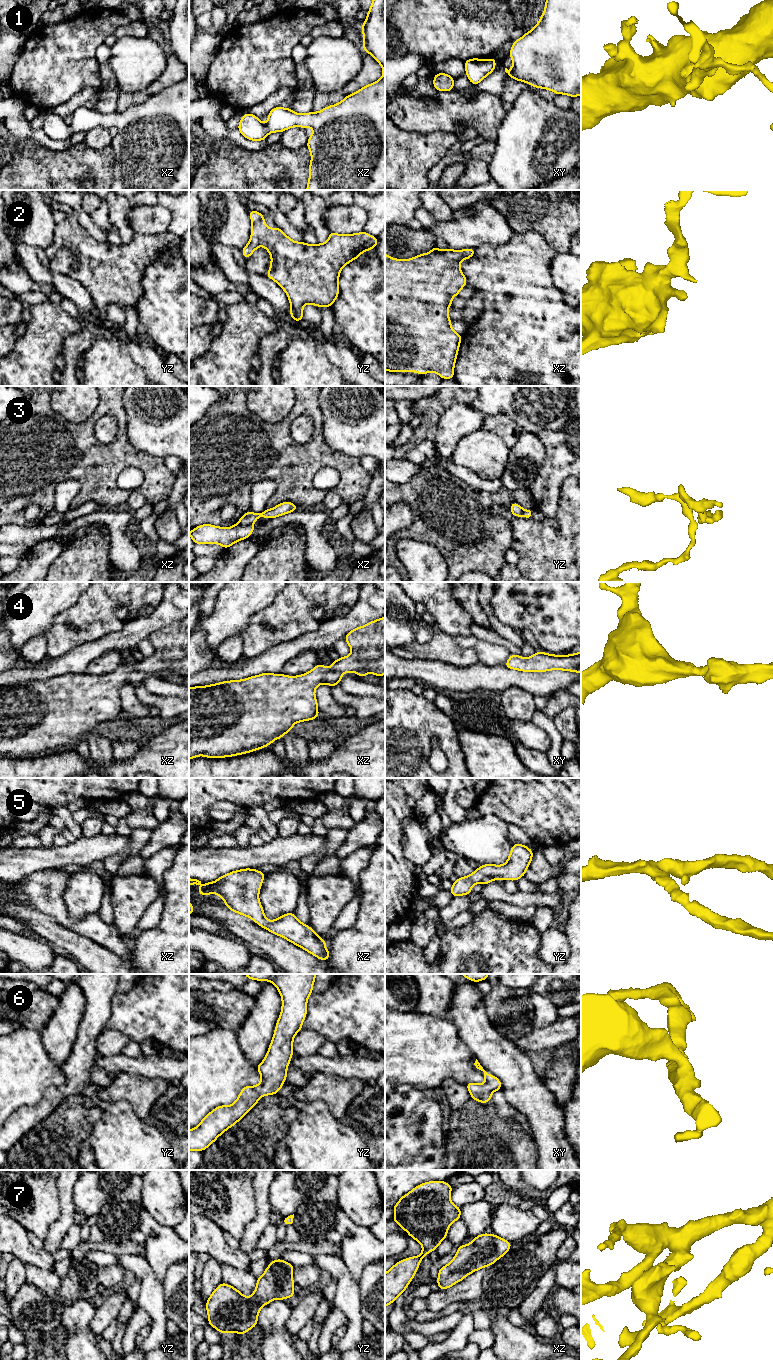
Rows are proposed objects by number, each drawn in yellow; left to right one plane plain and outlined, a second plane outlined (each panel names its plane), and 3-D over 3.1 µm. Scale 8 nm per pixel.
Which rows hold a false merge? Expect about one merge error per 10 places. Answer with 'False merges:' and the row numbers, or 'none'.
False merges: 3

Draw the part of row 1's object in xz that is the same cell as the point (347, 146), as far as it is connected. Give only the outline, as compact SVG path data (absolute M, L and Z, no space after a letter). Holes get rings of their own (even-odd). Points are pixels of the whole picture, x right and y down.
M373 0L365 22L361 25L364 52L371 54L382 66L383 76L364 86L341 102L321 111L299 114L290 108L275 107L268 114L265 124L253 114L245 113L238 125L240 133L251 141L262 141L269 133L281 133L292 127L311 127L312 135L307 142L310 150L309 180L306 190L385 190L385 0Z

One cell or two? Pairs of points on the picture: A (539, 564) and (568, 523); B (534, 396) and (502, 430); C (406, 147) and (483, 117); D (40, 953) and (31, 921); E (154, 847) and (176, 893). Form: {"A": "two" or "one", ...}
{"A": "one", "B": "two", "C": "two", "D": "two", "E": "two"}

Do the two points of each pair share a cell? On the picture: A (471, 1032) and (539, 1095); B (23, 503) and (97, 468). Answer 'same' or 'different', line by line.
A: same
B: same

